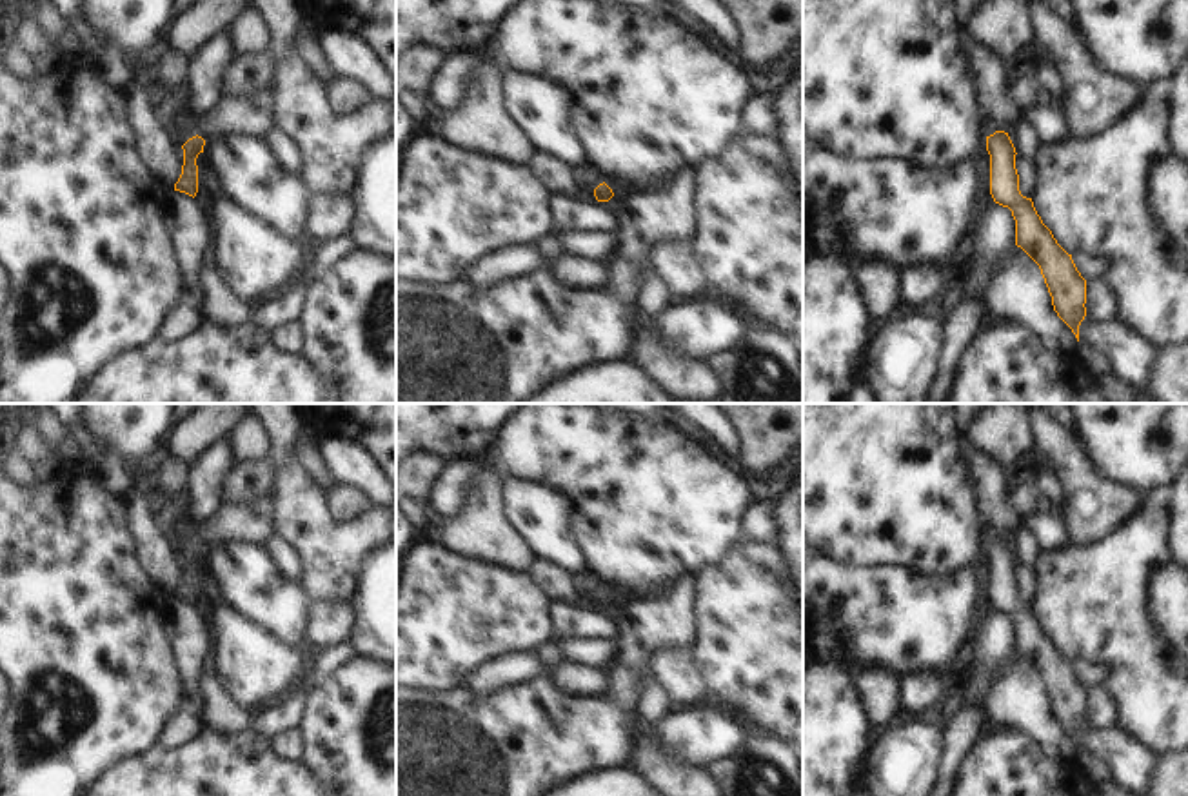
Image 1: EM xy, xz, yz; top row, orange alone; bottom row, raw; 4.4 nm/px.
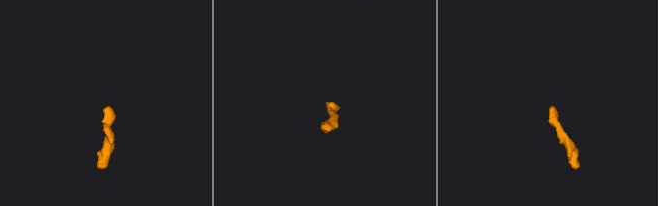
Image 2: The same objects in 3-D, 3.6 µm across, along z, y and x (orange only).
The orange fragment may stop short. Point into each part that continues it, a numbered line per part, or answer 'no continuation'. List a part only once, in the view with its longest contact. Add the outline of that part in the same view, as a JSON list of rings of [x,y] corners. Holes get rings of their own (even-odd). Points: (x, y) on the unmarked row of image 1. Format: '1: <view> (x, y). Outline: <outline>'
1: xz (669, 587). Outline: [[[665,580],[661,583],[652,585],[648,594],[641,594],[634,587],[627,587],[627,585],[619,585],[619,583],[609,583],[609,585],[605,585],[605,591],[612,596],[614,602],[619,602],[623,598],[630,598],[630,600],[672,598],[679,591],[683,591],[683,582],[681,580]]]

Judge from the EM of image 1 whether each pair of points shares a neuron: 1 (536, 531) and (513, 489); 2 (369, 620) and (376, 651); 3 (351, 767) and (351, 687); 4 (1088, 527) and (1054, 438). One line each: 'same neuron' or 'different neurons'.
1: same neuron
2: same neuron
3: same neuron
4: same neuron

